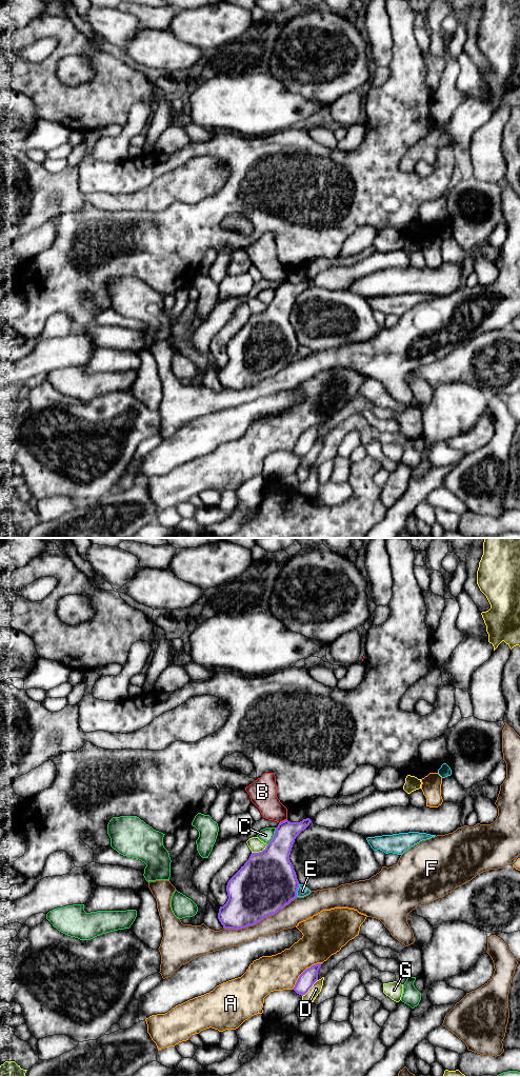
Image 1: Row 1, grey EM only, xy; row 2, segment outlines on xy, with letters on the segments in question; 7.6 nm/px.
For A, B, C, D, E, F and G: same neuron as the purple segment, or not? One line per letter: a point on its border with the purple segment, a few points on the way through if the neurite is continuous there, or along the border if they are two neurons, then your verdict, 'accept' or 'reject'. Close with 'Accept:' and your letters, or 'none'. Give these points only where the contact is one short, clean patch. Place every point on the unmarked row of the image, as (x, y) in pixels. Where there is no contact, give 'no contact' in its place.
A: xy (303, 433) | reject
B: xy (282, 282) | along xy (286, 279), (279, 284) | reject
C: xy (274, 297) | reject
D: xy (311, 447) | reject
E: xy (297, 351) | reject
F: xy (259, 381) | reject
G: xy (259, 313) | reject
Accept: none

